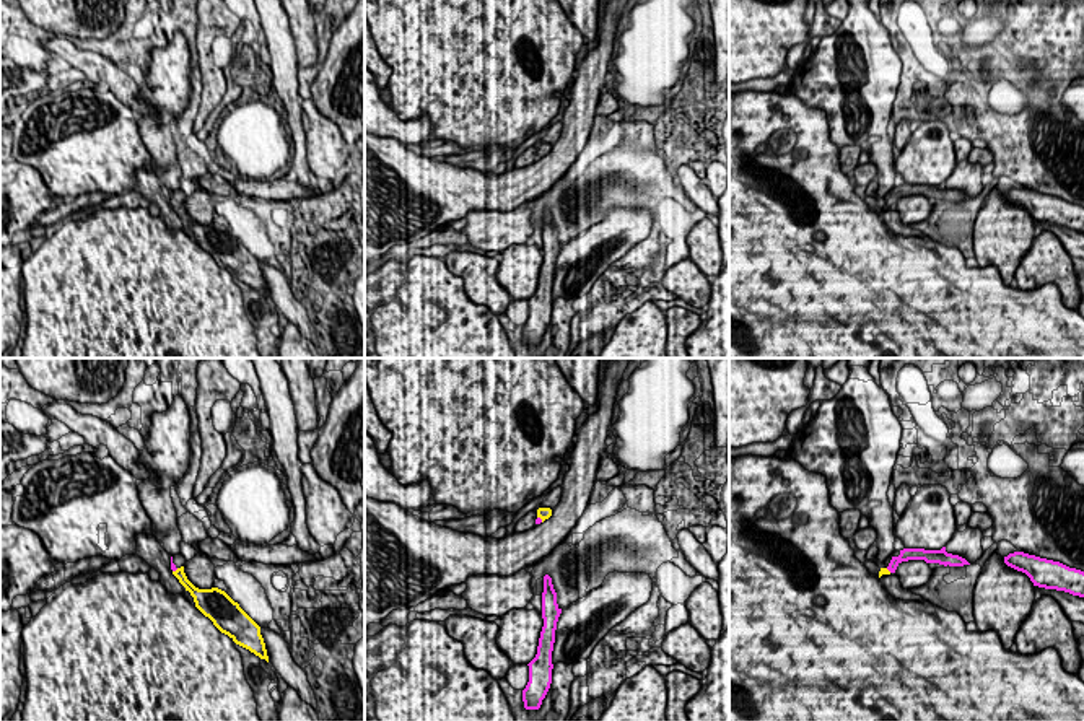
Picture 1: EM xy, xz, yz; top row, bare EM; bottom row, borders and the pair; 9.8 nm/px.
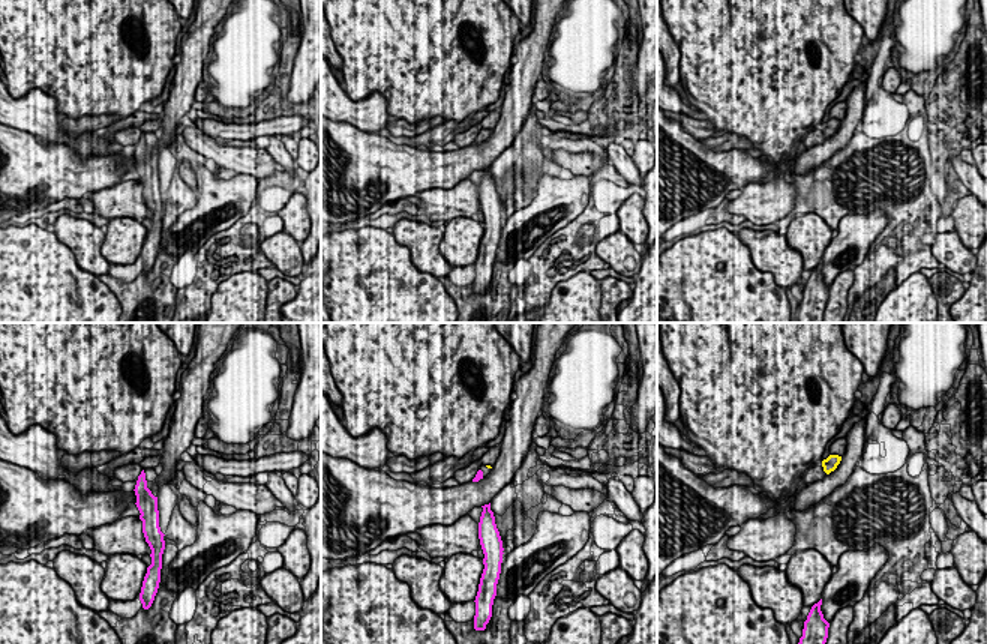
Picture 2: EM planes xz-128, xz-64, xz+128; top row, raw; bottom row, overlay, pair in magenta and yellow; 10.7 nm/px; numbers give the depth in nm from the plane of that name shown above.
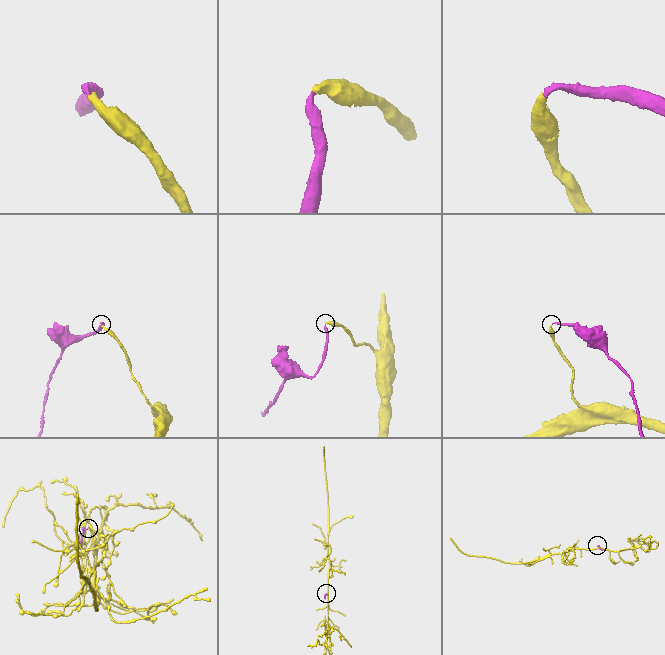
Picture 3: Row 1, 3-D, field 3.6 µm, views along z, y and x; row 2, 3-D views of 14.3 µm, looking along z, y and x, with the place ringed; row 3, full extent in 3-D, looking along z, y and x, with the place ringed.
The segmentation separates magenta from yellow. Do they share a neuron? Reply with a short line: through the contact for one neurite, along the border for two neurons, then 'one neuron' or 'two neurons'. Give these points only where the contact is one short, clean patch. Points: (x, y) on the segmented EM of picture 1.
line xz (537, 521), (541, 519), (544, 513); one neuron

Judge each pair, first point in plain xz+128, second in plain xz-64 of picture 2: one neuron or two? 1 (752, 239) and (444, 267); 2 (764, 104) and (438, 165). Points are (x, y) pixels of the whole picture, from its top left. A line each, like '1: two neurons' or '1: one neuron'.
1: one neuron
2: two neurons

